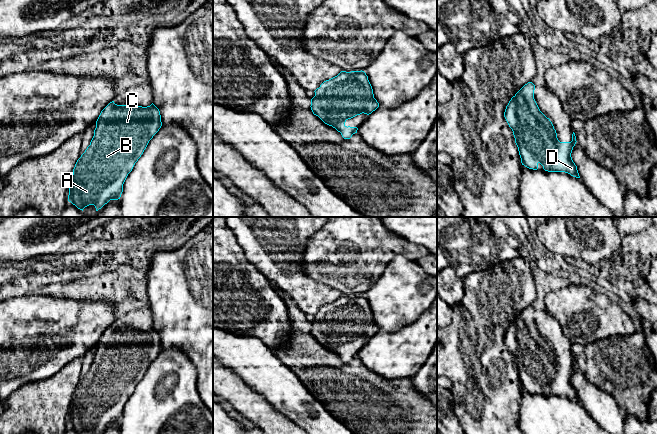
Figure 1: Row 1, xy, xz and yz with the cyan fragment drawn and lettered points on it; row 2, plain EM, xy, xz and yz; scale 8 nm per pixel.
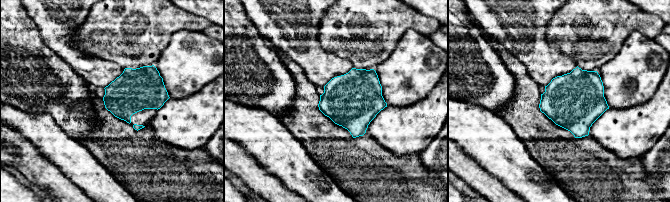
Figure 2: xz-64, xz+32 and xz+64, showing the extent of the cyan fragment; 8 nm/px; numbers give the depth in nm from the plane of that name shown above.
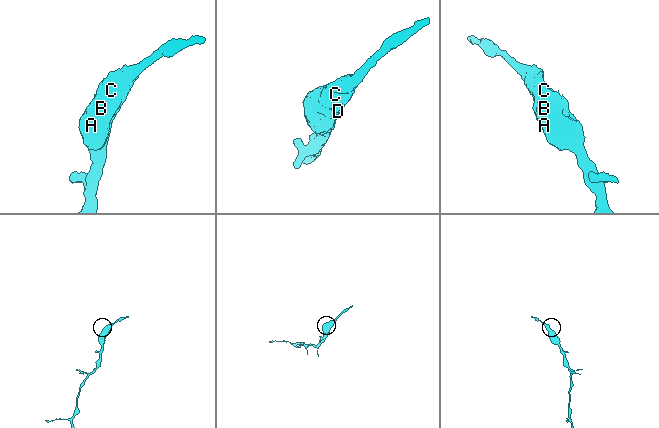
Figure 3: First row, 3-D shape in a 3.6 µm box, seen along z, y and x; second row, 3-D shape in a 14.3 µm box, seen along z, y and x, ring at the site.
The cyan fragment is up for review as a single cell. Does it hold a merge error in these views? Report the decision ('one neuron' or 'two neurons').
one neuron

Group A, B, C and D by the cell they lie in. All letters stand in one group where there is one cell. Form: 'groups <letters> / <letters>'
groups A B C D

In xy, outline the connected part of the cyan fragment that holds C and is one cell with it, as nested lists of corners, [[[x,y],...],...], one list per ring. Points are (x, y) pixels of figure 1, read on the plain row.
[[[110,326],[96,345],[90,369],[75,388],[68,425],[80,434],[89,429],[99,434],[110,424],[120,423],[128,398],[161,350],[160,335],[153,327],[142,331]]]

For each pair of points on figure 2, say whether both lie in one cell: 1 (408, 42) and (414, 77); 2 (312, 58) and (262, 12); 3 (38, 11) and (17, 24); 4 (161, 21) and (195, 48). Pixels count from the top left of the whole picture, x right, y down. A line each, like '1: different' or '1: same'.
1: same
2: same
3: different
4: different

